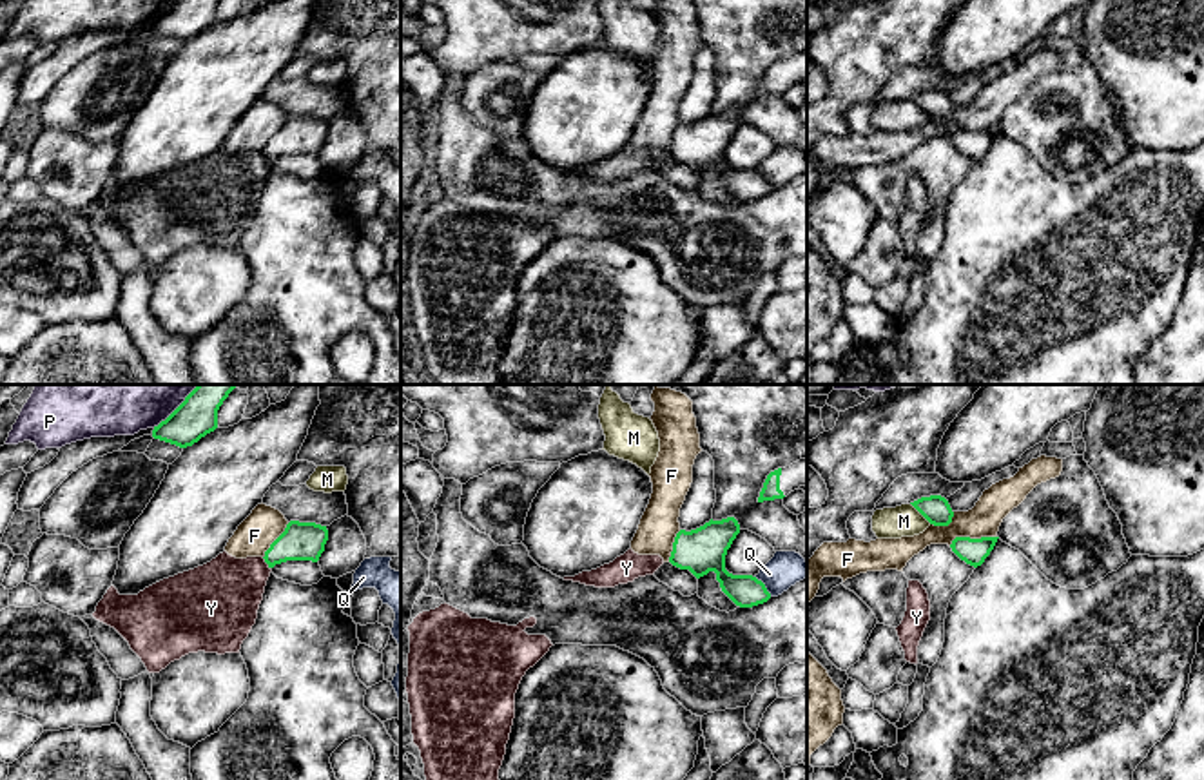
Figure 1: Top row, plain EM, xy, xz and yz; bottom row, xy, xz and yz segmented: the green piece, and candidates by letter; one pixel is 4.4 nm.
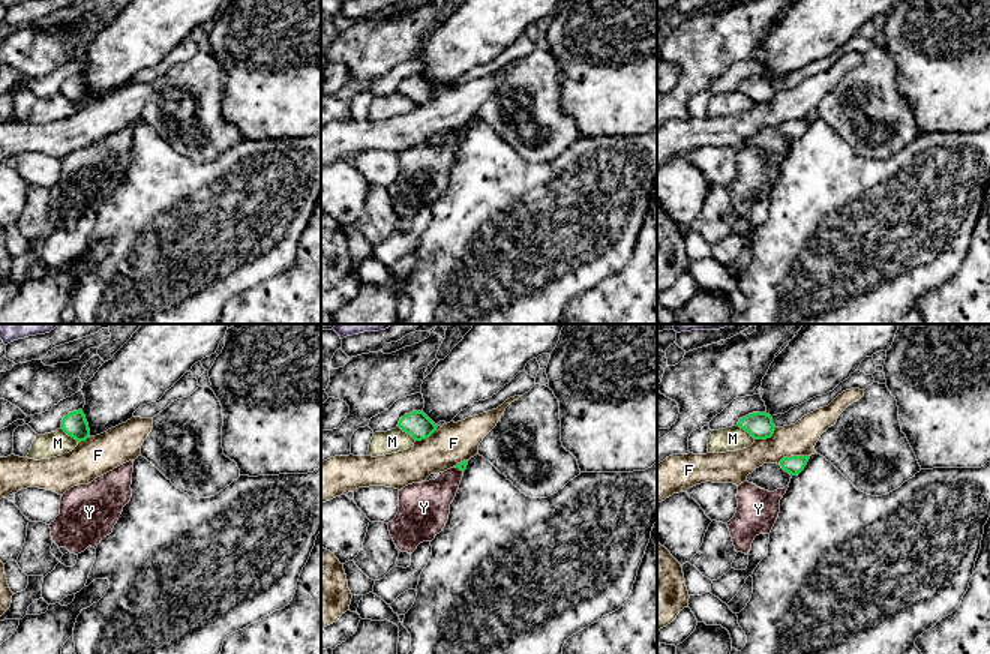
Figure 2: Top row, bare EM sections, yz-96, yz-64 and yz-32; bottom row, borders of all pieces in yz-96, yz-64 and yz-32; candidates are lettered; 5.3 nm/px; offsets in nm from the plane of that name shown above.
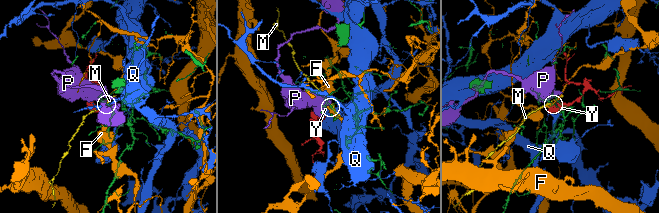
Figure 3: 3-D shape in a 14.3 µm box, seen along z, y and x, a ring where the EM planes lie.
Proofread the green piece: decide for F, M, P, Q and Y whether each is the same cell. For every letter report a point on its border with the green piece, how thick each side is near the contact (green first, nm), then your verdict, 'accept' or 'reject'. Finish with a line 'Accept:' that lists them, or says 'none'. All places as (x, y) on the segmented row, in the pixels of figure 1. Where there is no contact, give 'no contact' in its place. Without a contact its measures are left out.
F: contact yz (972, 539); calibres 120 and 150 nm; reject
M: contact yz (922, 514); calibres 120 and 140 nm; reject
P: contact xy (176, 409); calibres 180 and 420 nm; reject
Q: contact xz (764, 586); calibres 140 and 160 nm; reject
Y: contact xy (265, 561); calibres 180 and 340 nm; reject
Accept: none

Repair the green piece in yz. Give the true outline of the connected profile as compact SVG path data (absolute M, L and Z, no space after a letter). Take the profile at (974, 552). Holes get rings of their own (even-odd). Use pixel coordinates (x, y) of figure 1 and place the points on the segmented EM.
M956 537L950 548L961 561L977 568L990 555L997 539L999 537L981 537L981 539Z

